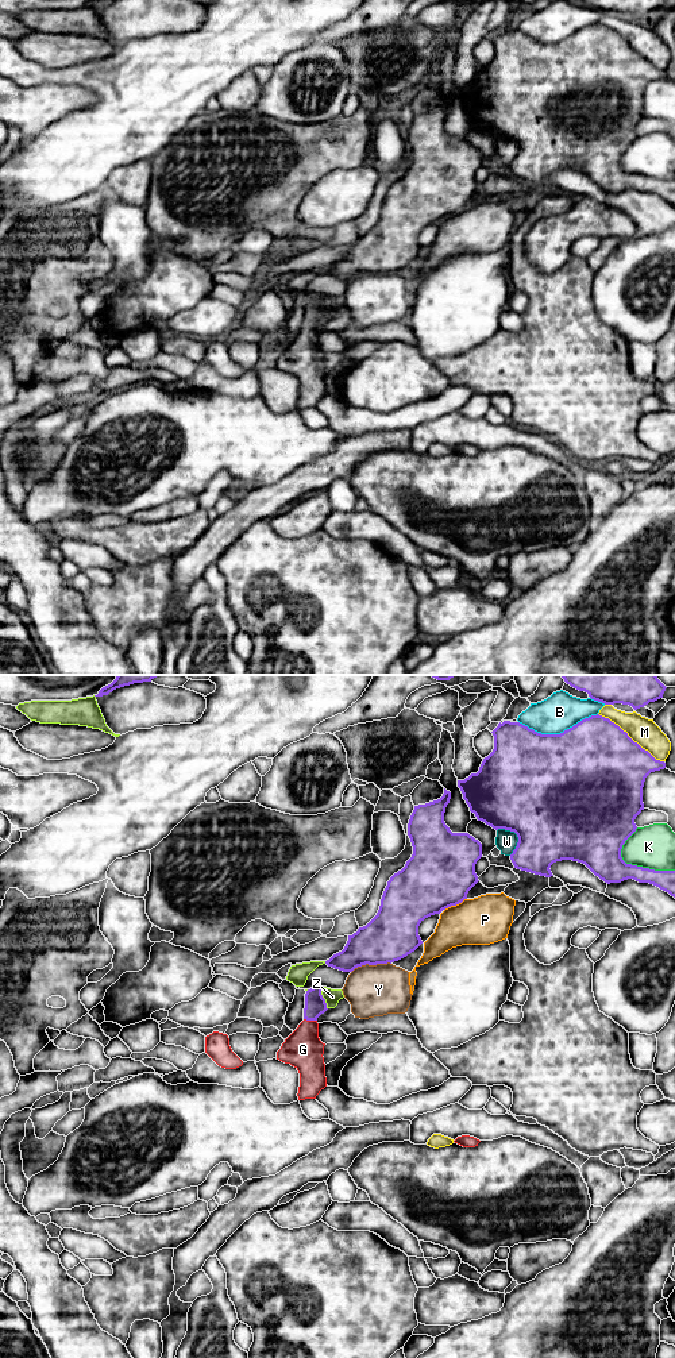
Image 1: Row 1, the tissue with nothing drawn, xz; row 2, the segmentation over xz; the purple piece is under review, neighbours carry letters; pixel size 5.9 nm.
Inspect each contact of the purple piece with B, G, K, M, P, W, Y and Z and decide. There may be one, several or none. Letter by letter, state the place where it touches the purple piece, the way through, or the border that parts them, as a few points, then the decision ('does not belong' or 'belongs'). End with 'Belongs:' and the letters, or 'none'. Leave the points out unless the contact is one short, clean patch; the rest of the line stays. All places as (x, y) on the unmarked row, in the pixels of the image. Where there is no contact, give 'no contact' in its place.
B: meets purple in xz at (558, 43); does not belong
G: meets purple in xz at (311, 328); runs through xz (315, 313), (311, 328), (303, 358); belongs
K: meets purple in xz at (641, 176); does not belong
M: meets purple in xz at (629, 46); does not belong
P: meets purple in xz at (455, 213); does not belong
W: meets purple in xz at (517, 145); does not belong
Y: meets purple in xz at (370, 273); does not belong
Z: meets purple in xz at (323, 307); does not belong
Belongs: G

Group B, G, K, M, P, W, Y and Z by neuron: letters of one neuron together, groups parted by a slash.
B / G / K / M / P / W / Y / Z

